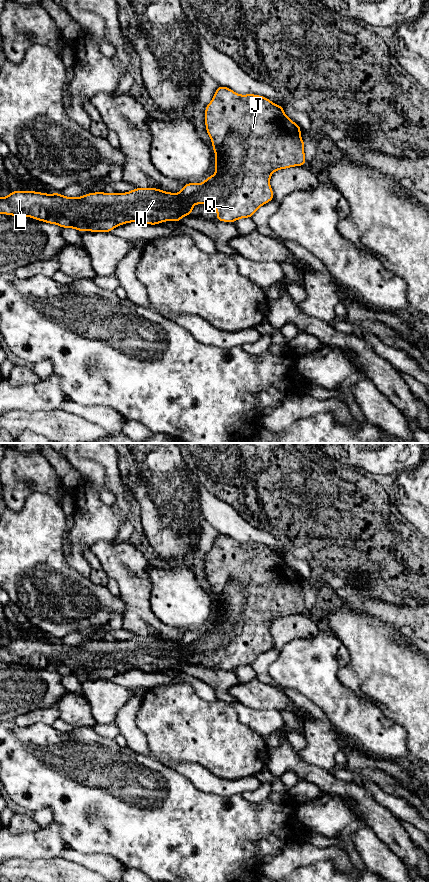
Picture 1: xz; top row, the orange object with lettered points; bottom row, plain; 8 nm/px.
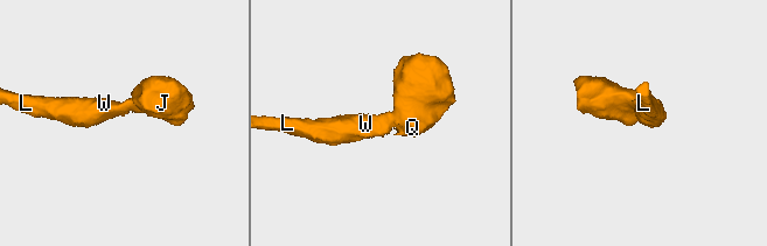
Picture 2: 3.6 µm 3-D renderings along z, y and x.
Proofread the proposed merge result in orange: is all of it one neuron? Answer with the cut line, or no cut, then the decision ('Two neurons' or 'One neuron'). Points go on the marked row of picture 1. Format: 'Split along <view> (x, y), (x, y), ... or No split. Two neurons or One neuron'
No split. One neuron

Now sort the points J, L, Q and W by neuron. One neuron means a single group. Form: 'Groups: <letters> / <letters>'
Groups: J L Q W

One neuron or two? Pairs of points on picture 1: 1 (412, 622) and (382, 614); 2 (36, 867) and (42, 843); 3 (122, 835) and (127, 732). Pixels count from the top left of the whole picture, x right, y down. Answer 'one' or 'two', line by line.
1: one
2: two
3: two

